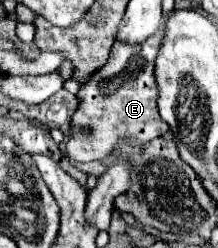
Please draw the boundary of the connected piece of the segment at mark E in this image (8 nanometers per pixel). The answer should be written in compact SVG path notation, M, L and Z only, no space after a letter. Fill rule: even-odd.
M158 29L152 37L148 37L142 43L124 43L124 41L114 41L112 51L110 51L110 59L106 61L104 67L100 67L98 71L94 71L88 81L80 87L78 91L78 109L72 117L72 125L74 125L74 137L68 141L68 157L72 161L94 161L94 159L104 159L116 145L118 139L122 137L134 137L138 143L146 143L154 137L160 137L168 131L168 123L160 117L158 113L158 85L156 85L156 75L154 75L154 61L158 55L158 47L162 43L166 29ZM90 127L92 135L88 137L88 141L84 141L82 137L82 129Z

